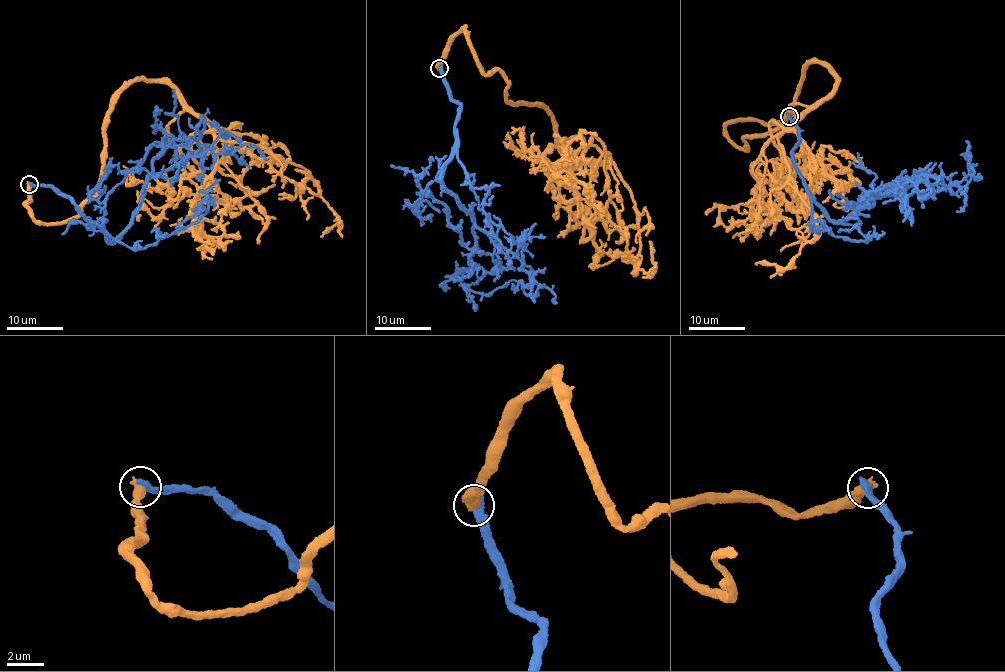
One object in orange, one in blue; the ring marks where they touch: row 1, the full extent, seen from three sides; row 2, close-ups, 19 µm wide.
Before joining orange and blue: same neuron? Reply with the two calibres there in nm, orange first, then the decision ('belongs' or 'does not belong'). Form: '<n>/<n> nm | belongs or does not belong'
550/440 nm | does not belong

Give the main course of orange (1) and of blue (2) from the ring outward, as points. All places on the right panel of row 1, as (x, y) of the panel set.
1: (789, 116), (726, 128), (746, 150), (805, 67), (831, 66), (777, 139), (815, 236), (787, 267), (755, 263)
2: (790, 116), (794, 162), (835, 221), (880, 190), (925, 174), (880, 192), (896, 196), (922, 169)

